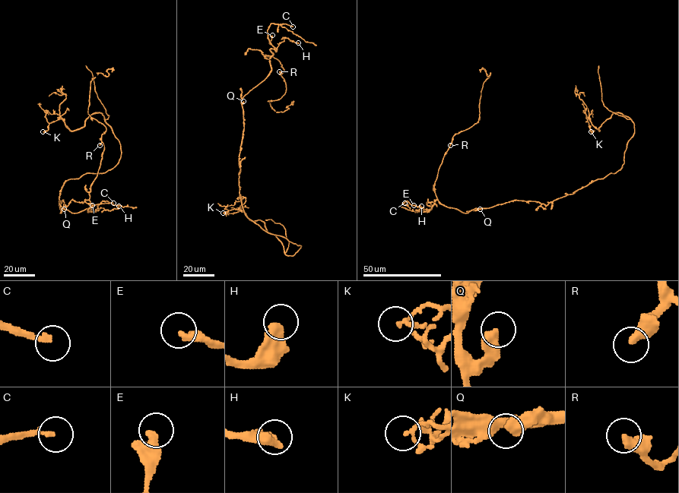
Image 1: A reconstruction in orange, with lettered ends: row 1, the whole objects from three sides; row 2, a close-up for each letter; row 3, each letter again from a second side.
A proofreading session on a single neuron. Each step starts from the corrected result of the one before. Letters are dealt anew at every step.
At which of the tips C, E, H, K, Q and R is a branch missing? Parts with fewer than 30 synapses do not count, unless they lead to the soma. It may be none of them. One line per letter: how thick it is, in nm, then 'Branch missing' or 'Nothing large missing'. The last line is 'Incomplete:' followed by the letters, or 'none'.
C: Thickness 190 nm. Branch missing
E: Thickness 440 nm. Nothing large missing
H: Thickness 440 nm. Nothing large missing
K: Thickness 100 nm. Nothing large missing
Q: Thickness 550 nm. Nothing large missing
R: Thickness 380 nm. Nothing large missing
Incomplete: C

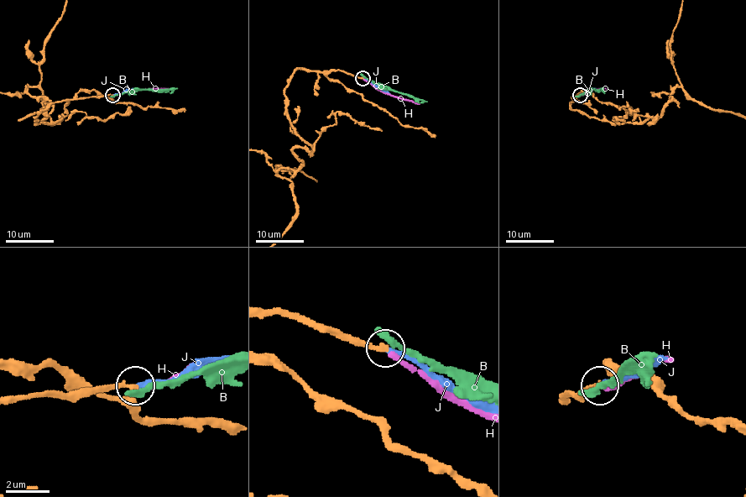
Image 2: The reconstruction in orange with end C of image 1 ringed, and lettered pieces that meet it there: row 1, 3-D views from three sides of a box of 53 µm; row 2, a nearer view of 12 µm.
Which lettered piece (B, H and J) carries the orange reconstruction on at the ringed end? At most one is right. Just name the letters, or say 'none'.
J

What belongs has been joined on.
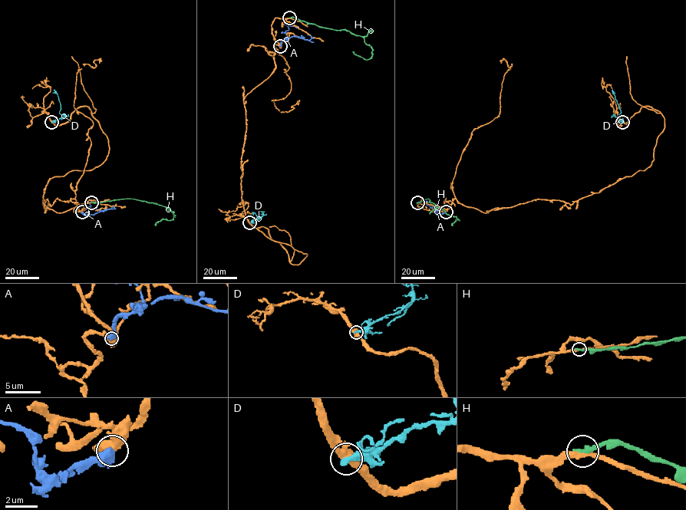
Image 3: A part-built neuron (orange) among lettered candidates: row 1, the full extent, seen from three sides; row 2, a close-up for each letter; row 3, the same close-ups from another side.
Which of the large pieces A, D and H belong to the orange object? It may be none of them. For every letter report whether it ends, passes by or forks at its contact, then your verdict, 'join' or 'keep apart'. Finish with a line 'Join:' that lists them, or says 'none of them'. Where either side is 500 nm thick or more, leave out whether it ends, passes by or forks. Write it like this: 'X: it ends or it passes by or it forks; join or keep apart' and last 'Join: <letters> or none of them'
A: keep apart
D: it ends; keep apart
H: it ends; keep apart
Join: none of them

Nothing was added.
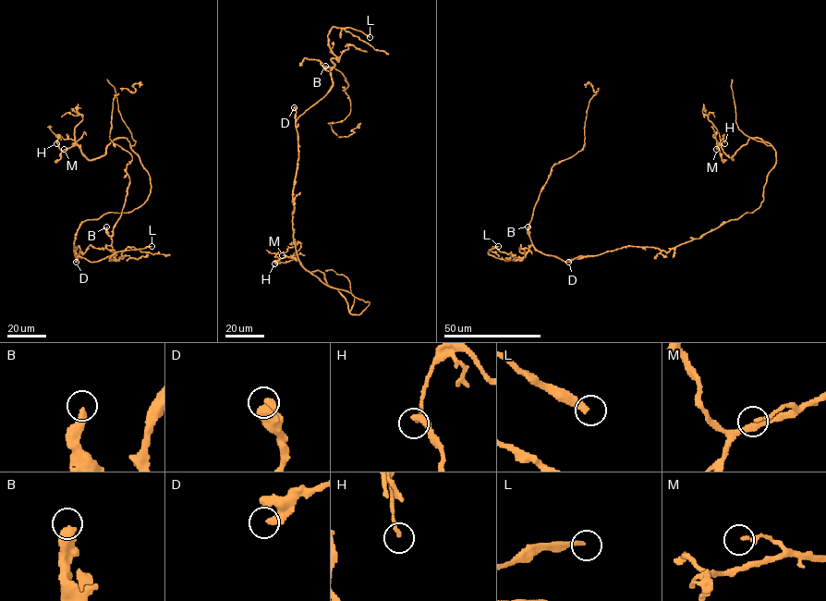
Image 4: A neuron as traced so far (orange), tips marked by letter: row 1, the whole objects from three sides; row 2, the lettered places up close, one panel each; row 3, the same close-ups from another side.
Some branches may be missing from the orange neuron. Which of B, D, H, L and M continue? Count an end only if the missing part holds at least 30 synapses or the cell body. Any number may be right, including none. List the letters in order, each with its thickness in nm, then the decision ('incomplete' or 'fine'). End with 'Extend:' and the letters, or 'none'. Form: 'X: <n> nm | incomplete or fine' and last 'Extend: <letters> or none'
B: 400 nm | fine
D: 460 nm | fine
H: 160 nm | fine
L: 240 nm | incomplete
M: 170 nm | fine
Extend: L

